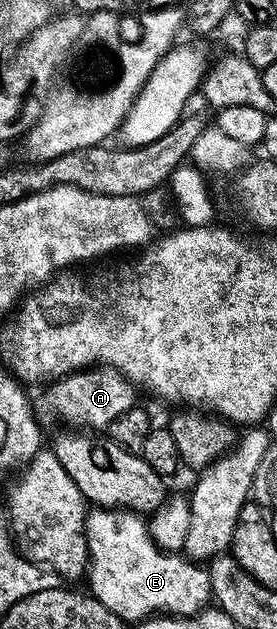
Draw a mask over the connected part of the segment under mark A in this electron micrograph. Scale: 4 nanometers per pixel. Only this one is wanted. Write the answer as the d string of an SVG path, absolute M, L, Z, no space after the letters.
M95 366L72 376L64 376L53 386L49 396L50 410L69 424L82 424L85 430L108 429L109 424L119 418L119 414L131 410L138 403L139 392L134 384L122 372L108 366Z

